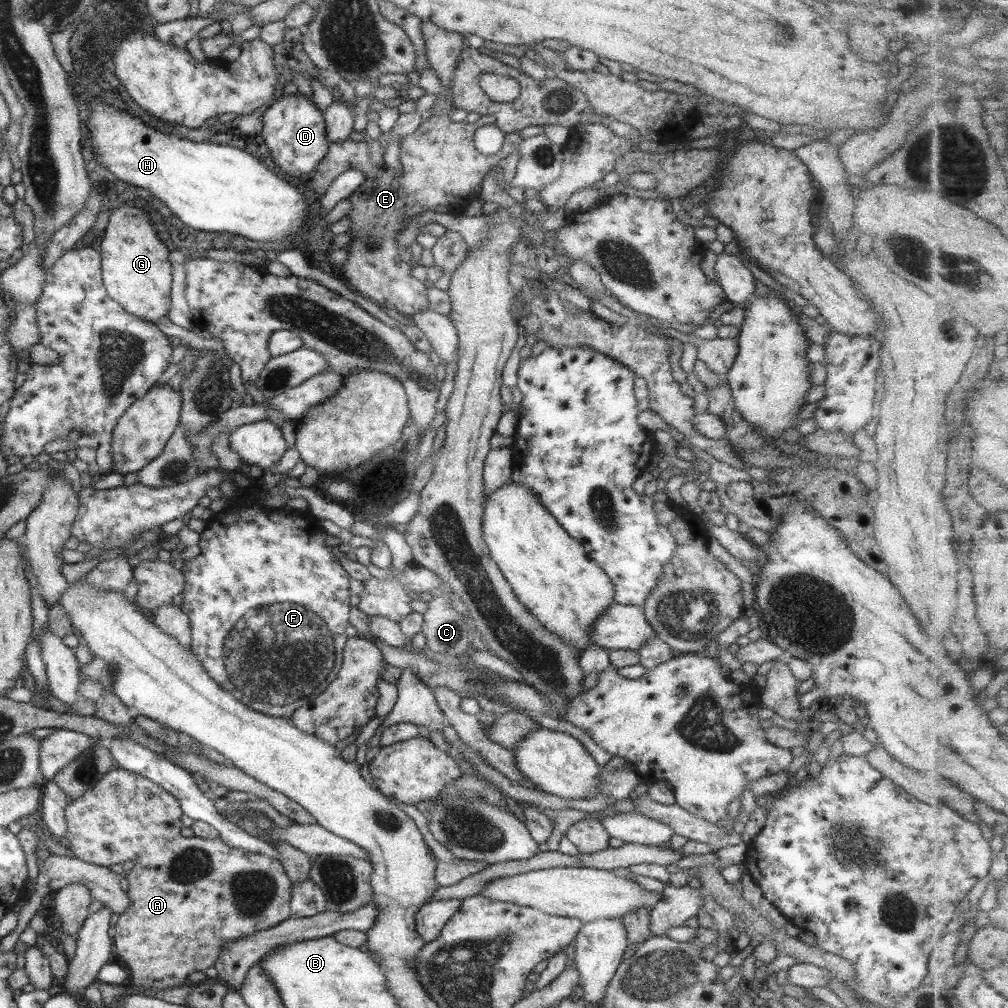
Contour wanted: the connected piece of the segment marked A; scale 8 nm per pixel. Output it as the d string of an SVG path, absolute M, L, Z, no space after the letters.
M112 769L106 772L106 775L100 780L95 788L88 790L78 799L68 802L66 807L66 825L67 838L70 842L68 847L80 860L89 862L90 864L102 865L109 867L111 864L123 864L124 862L134 862L132 871L127 874L128 879L128 898L131 900L130 906L118 917L116 922L116 933L113 938L114 951L116 952L116 960L121 963L129 974L128 986L136 990L166 990L166 988L176 988L181 985L190 984L188 976L192 972L205 972L206 968L215 966L223 944L232 942L237 938L250 936L260 930L280 924L283 920L288 920L291 917L291 895L292 886L285 872L282 863L276 857L243 851L239 848L232 848L226 844L220 837L215 839L203 839L200 837L184 837L180 833L180 828L183 824L180 820L183 811L181 805L173 794L162 790L158 784L154 784L150 780L128 772L123 769Z

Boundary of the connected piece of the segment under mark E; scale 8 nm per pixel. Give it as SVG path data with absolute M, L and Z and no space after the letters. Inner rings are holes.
M428 20L421 23L421 29L423 37L425 38L428 64L434 68L436 76L438 76L442 86L444 86L444 92L442 95L437 95L437 101L431 108L433 110L432 116L427 121L421 123L419 129L401 140L402 170L395 171L385 163L375 165L370 159L370 148L368 148L366 143L363 140L354 141L348 138L340 142L329 143L329 151L318 165L318 168L310 176L312 180L309 181L310 188L321 199L342 172L346 172L346 170L359 170L364 174L365 181L348 198L345 198L348 202L352 202L352 210L345 216L350 219L349 230L353 234L353 239L349 241L349 245L347 244L348 260L344 264L344 276L346 276L348 284L354 290L360 290L362 296L368 296L368 300L380 303L387 309L390 308L390 310L395 310L409 317L414 313L428 310L430 304L427 298L426 286L420 280L413 278L411 274L412 267L400 259L400 250L398 249L396 236L405 228L405 220L422 214L426 210L443 214L454 214L460 208L464 210L469 205L468 202L475 200L480 194L480 184L482 184L486 174L498 164L503 164L503 160L508 154L517 151L520 143L523 141L519 133L505 134L502 153L498 154L498 156L486 156L478 152L478 149L473 143L474 129L488 124L494 125L495 118L492 115L482 115L475 121L474 125L468 122L454 124L453 120L450 119L450 110L454 108L451 103L451 99L453 100L451 86L457 68L456 62L459 61L462 49L465 47L462 39L463 34L448 32Z

